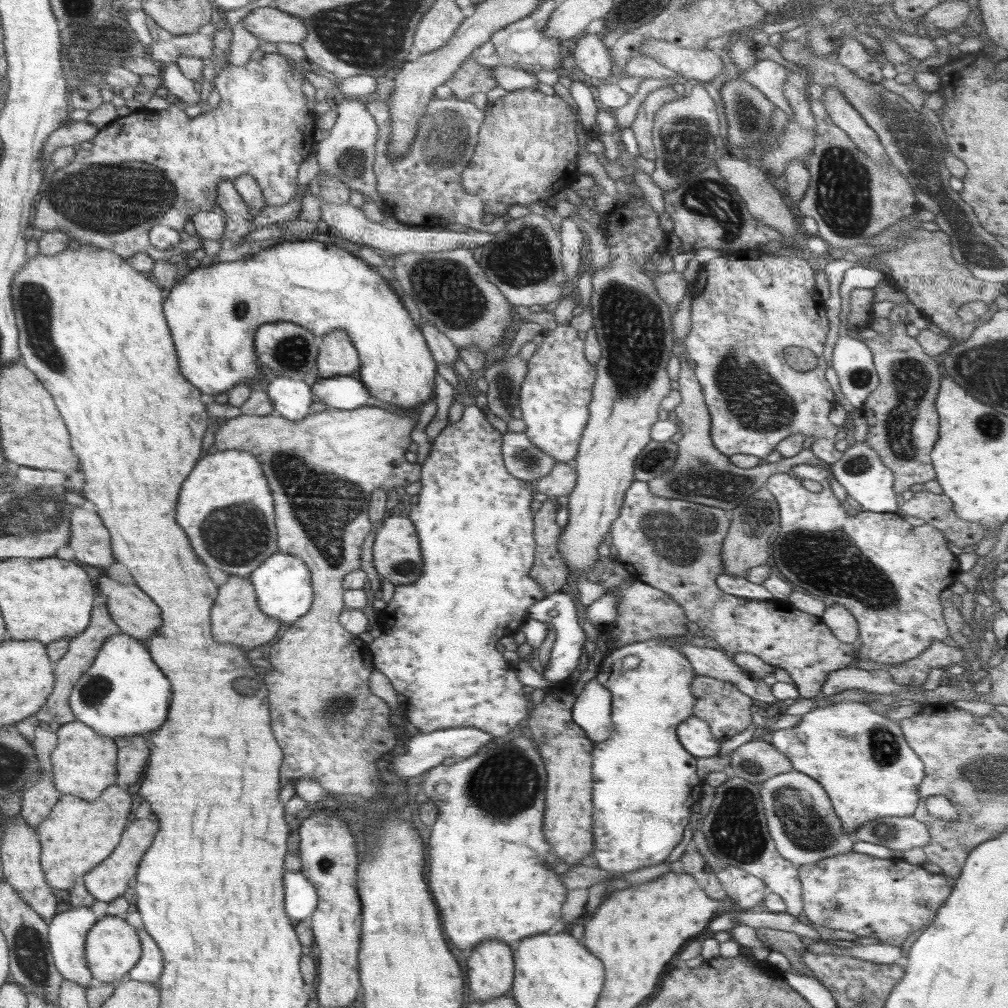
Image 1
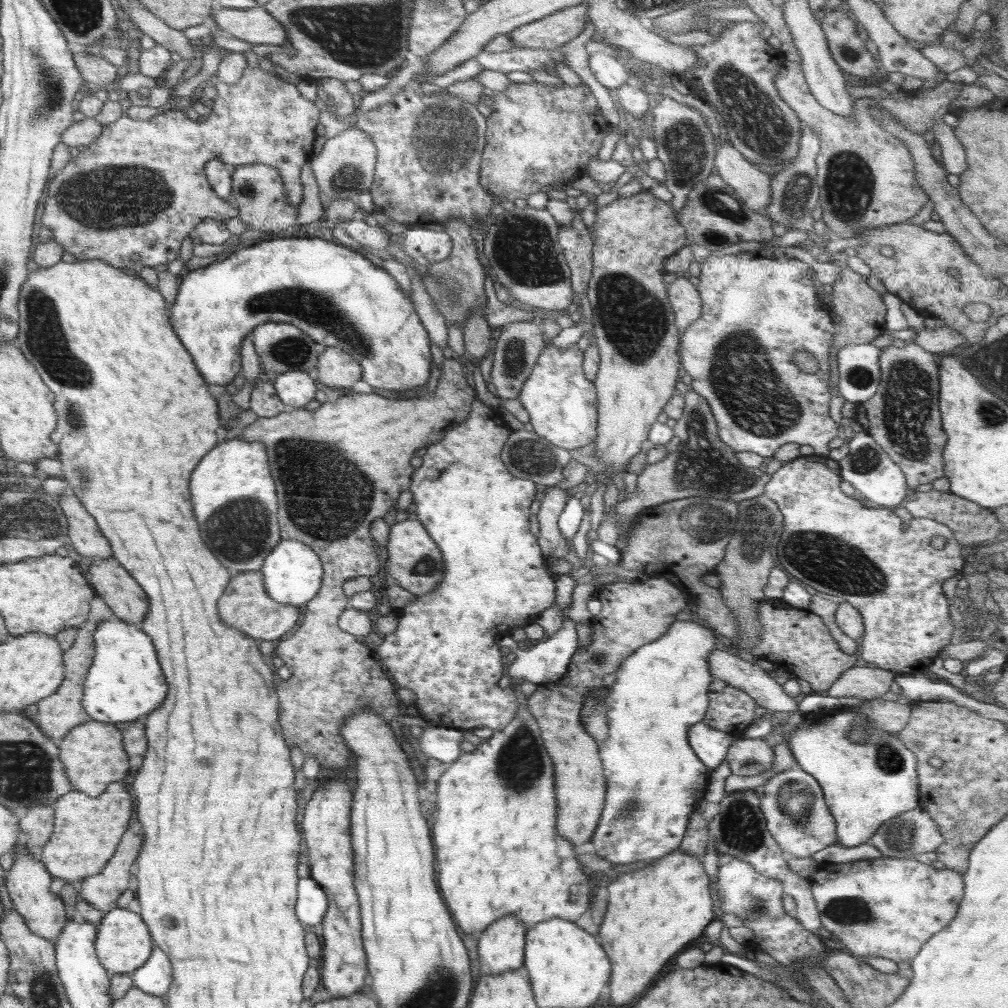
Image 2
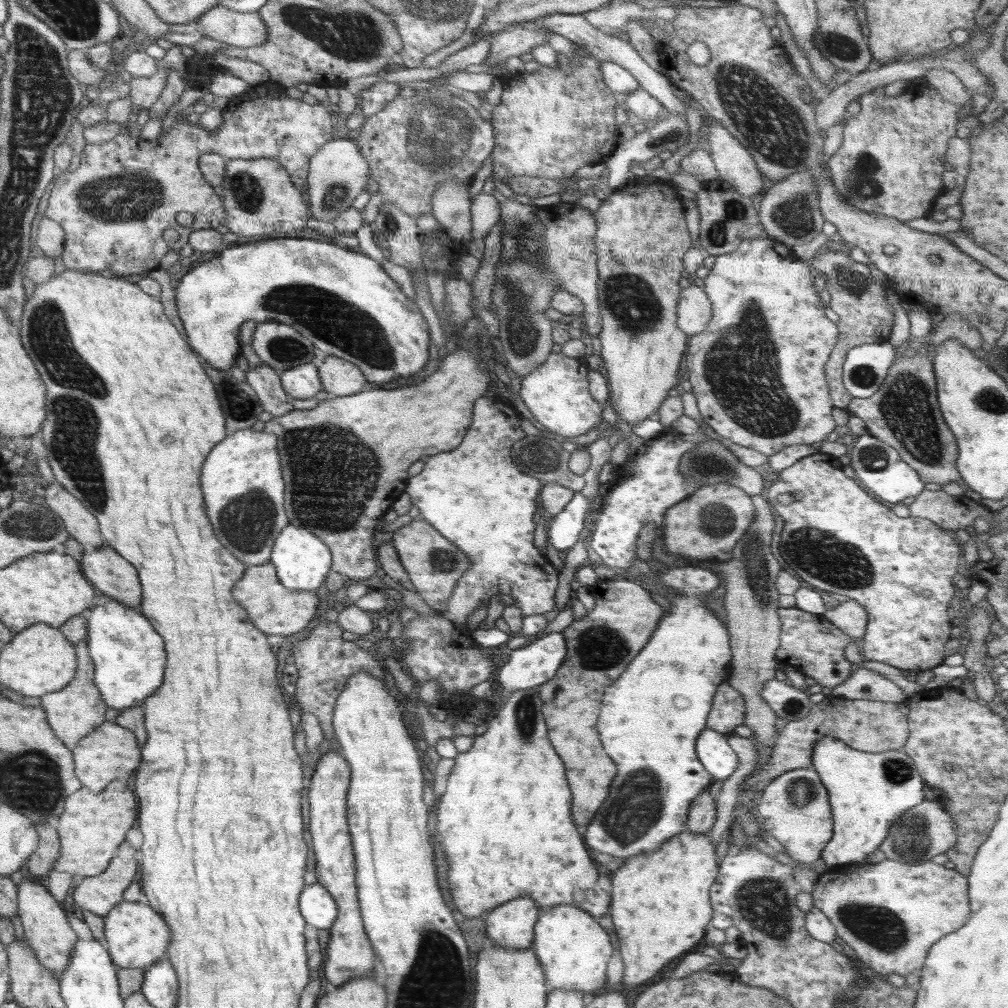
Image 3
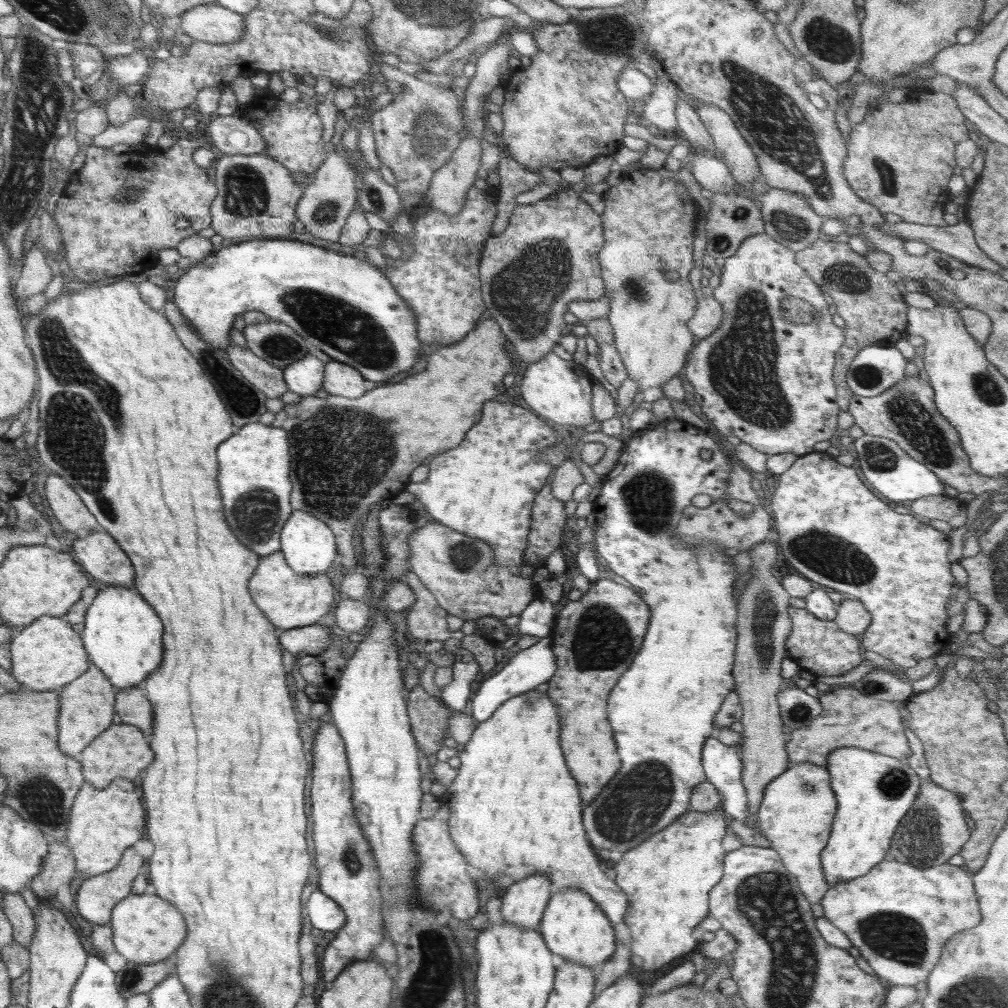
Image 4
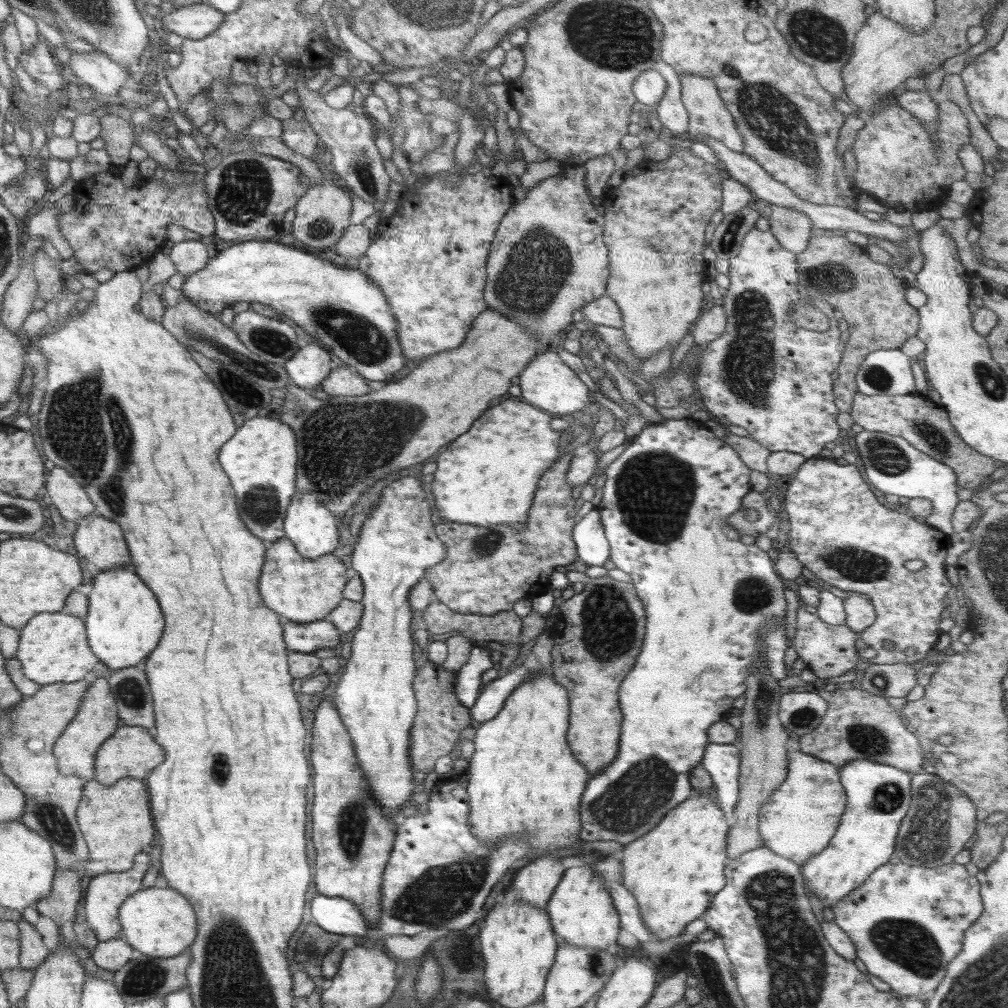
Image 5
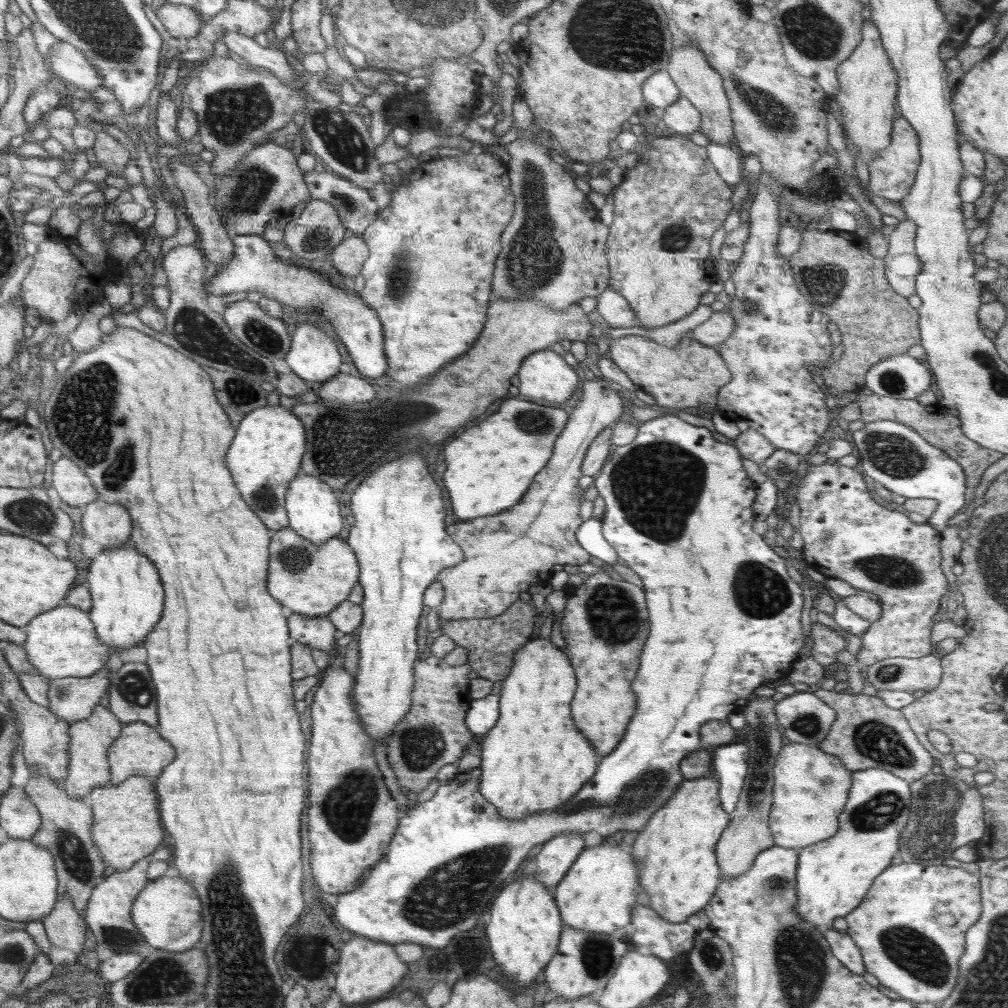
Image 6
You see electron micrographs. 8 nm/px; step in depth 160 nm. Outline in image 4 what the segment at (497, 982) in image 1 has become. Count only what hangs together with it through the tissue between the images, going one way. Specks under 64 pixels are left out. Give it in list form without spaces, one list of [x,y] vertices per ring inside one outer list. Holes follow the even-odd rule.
[[[532,874],[515,883],[504,883],[500,892],[501,917],[505,923],[536,932],[550,901],[552,882],[544,874]]]

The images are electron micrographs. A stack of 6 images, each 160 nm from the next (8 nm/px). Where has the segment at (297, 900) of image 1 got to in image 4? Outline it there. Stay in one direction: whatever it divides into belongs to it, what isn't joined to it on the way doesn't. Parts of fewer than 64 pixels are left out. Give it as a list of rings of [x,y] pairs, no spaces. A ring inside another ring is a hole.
[[[318,889],[312,892],[306,912],[313,928],[325,932],[337,932],[346,922],[342,908]]]

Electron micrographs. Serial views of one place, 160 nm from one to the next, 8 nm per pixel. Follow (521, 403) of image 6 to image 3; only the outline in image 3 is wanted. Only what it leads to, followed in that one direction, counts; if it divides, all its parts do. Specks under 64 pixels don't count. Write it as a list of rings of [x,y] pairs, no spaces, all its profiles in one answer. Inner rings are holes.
[[[487,395],[478,399],[473,407],[473,418],[462,444],[452,452],[442,452],[430,456],[425,462],[424,470],[410,477],[405,492],[410,495],[411,502],[420,511],[419,518],[440,532],[440,536],[452,541],[471,560],[470,568],[456,583],[452,596],[448,599],[447,607],[438,611],[436,617],[417,616],[410,624],[403,627],[403,635],[409,638],[408,649],[402,650],[402,662],[406,664],[408,673],[420,682],[434,681],[443,688],[439,706],[443,706],[448,715],[462,717],[466,709],[475,705],[476,701],[490,701],[490,718],[494,716],[505,703],[506,698],[493,696],[493,693],[477,698],[470,689],[484,680],[488,680],[496,666],[490,660],[490,654],[484,647],[471,638],[471,630],[466,625],[466,618],[476,608],[486,606],[491,596],[498,592],[504,594],[505,606],[515,606],[521,610],[521,617],[533,614],[544,615],[555,606],[555,592],[558,586],[558,571],[544,555],[534,547],[535,522],[532,520],[536,510],[535,498],[541,492],[543,484],[532,475],[518,470],[512,462],[510,450],[515,442],[522,440],[525,433],[520,426],[522,416],[502,399]]]

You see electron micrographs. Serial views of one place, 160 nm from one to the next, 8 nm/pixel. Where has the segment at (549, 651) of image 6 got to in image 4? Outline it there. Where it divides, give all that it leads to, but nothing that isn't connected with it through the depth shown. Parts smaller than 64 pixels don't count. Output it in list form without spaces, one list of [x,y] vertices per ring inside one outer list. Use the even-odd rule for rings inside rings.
[[[532,689],[509,698],[488,720],[477,723],[464,751],[459,752],[461,766],[457,777],[442,797],[451,806],[449,833],[457,849],[468,858],[468,864],[484,870],[492,880],[512,876],[514,880],[508,878],[500,883],[515,883],[532,874],[544,874],[552,882],[554,892],[574,888],[588,893],[610,922],[622,924],[628,907],[626,893],[607,878],[603,862],[598,861],[598,851],[587,839],[578,784],[566,768],[564,754],[556,752],[560,750],[558,718],[555,702],[546,693]]]

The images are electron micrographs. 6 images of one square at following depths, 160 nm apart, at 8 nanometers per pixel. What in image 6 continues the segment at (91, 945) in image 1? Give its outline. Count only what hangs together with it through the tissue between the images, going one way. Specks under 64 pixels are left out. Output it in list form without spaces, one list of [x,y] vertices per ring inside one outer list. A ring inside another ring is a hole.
[[[161,877],[152,880],[148,886],[139,893],[132,906],[131,917],[139,928],[144,942],[152,946],[154,950],[166,950],[166,952],[185,952],[192,948],[202,934],[202,906],[198,900],[196,890],[190,882],[184,878]]]

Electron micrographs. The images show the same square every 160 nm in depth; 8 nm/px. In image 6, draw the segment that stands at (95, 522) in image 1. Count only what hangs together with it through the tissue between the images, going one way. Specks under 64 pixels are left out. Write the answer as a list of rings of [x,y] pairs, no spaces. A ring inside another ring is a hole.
[[[60,458],[50,468],[50,484],[70,506],[84,508],[98,498],[94,483],[68,458]]]

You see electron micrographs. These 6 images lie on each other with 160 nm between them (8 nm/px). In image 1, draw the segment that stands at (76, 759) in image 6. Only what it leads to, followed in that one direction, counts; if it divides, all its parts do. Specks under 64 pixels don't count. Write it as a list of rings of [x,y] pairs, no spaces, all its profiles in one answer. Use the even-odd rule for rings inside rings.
[[[98,603],[92,613],[91,624],[88,625],[82,633],[71,638],[66,654],[64,654],[60,660],[54,662],[54,672],[56,675],[55,688],[53,689],[51,696],[48,697],[47,704],[44,704],[43,708],[35,714],[42,725],[48,726],[50,722],[53,721],[53,718],[57,718],[55,721],[58,722],[59,726],[76,721],[75,714],[72,712],[69,704],[72,690],[75,688],[77,682],[79,682],[79,678],[87,673],[90,667],[94,664],[95,658],[98,656],[104,641],[108,640],[112,635],[123,633],[119,626],[110,624],[110,615],[111,613],[109,610],[106,610],[106,606],[100,606]]]

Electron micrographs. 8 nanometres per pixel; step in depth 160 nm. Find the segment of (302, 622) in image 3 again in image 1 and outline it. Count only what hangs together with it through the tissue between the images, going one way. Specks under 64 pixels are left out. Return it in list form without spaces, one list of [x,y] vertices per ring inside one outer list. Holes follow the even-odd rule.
[[[231,575],[218,588],[218,597],[211,609],[212,634],[217,641],[232,643],[249,651],[277,639],[281,622],[260,610],[256,591],[248,577]]]

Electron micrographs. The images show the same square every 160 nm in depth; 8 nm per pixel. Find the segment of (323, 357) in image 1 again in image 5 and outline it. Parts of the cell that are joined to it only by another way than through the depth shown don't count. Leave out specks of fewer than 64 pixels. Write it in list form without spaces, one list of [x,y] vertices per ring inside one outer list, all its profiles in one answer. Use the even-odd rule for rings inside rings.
[[[338,367],[319,384],[319,389],[332,396],[364,396],[376,390],[374,383],[351,368]]]

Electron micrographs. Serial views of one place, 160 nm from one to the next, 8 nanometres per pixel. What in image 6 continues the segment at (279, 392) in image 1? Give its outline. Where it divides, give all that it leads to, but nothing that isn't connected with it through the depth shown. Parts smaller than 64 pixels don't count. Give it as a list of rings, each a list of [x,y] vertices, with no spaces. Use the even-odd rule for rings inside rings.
[[[292,323],[291,345],[284,360],[304,380],[330,380],[339,373],[342,356],[336,341],[312,323]]]

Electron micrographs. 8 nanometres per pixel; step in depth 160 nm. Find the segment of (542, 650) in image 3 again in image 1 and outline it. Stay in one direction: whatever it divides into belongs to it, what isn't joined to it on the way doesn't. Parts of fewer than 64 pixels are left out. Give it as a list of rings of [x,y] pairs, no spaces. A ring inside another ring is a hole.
[[[562,589],[550,596],[544,597],[540,602],[533,604],[529,608],[528,619],[552,625],[557,634],[555,643],[549,654],[548,668],[542,671],[544,678],[552,683],[561,682],[572,675],[577,668],[582,647],[584,647],[584,642],[586,642],[586,633],[578,625],[575,603],[575,594],[569,590]]]

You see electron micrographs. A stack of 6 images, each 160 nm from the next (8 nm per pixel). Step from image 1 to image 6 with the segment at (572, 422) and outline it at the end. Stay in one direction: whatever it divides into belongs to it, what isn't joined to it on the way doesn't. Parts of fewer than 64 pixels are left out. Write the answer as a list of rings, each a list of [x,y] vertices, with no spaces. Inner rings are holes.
[[[548,349],[524,357],[517,375],[522,396],[546,398],[563,407],[582,378],[562,356]]]

